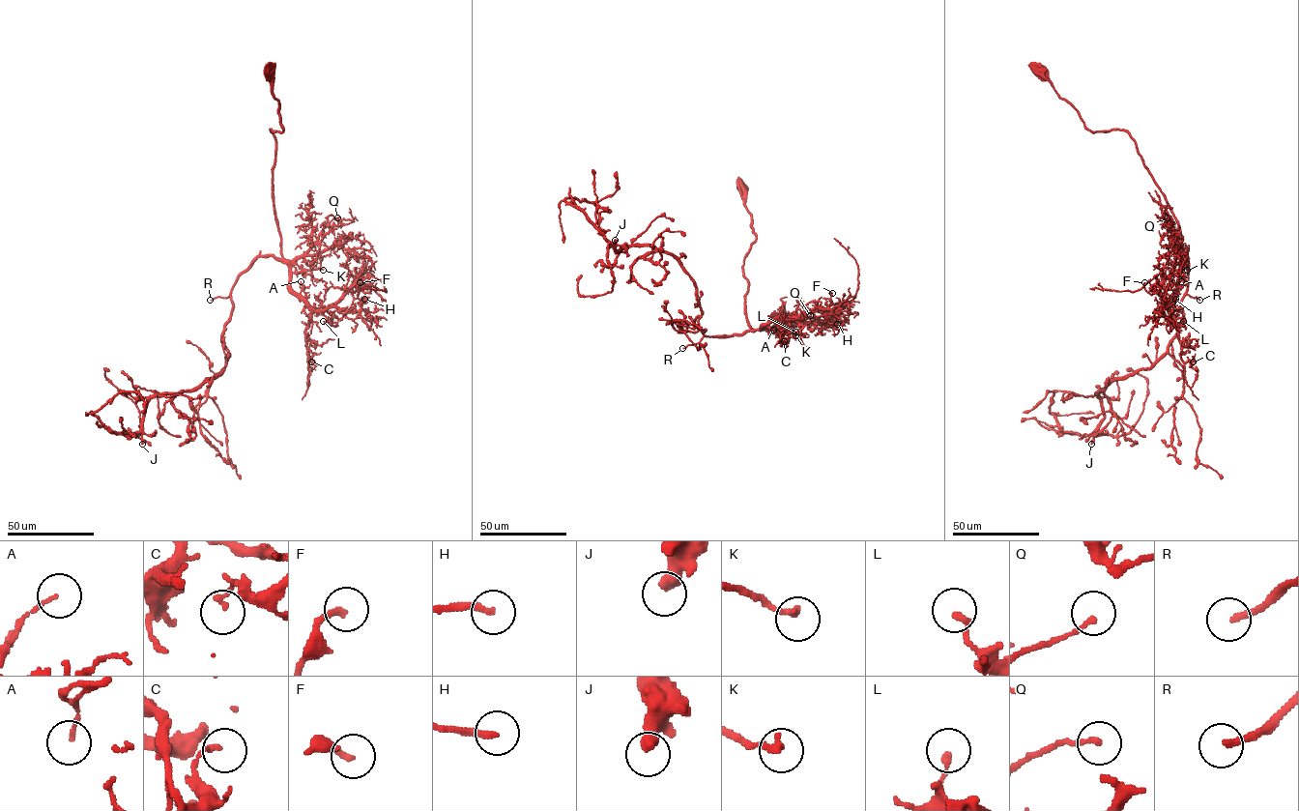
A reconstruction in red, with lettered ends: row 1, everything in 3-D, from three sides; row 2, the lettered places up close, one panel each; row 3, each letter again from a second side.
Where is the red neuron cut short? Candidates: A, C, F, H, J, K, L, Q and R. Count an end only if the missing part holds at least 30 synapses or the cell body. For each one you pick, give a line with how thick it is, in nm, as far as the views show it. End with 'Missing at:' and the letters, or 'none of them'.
R: 240 nm
Missing at: R

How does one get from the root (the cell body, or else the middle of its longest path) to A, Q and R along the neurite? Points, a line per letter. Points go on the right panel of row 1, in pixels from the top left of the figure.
A: (1039, 71), (1076, 109), (1087, 129), (1124, 130), (1134, 141), (1179, 228), (1182, 258), (1173, 294), (1181, 281)
Q: (1039, 71), (1076, 109), (1087, 129), (1124, 130), (1134, 141), (1179, 228), (1181, 260), (1167, 217)
R: (1039, 71), (1087, 129), (1124, 130), (1134, 141), (1179, 228), (1182, 259), (1187, 258), (1187, 294), (1199, 300)

